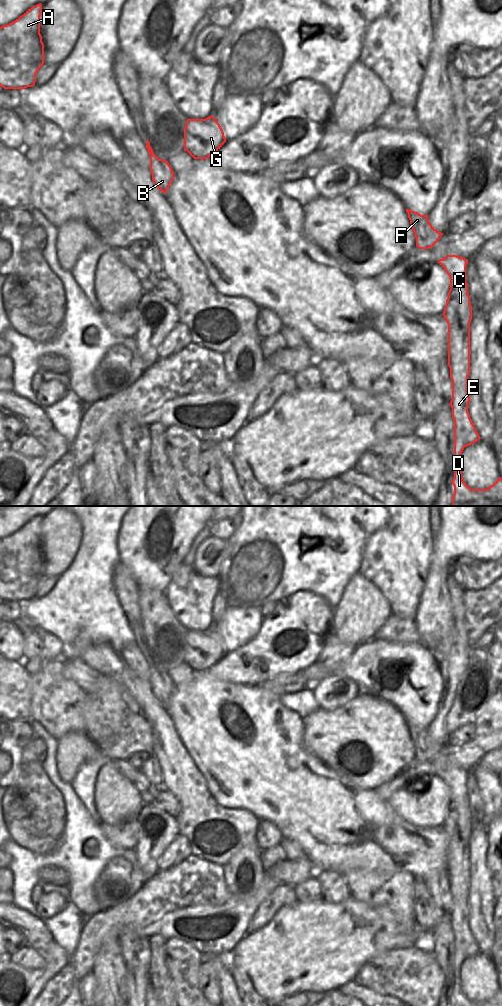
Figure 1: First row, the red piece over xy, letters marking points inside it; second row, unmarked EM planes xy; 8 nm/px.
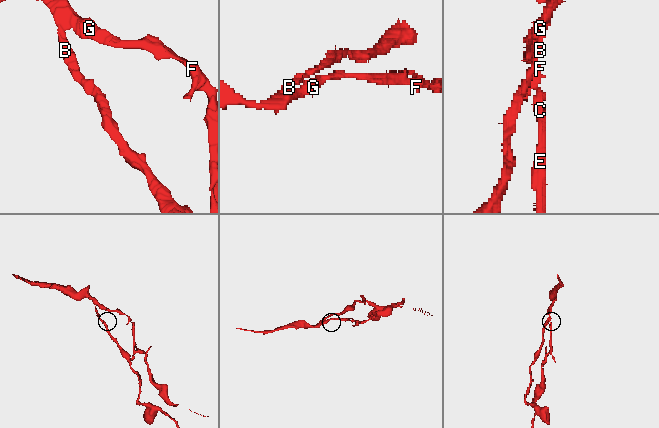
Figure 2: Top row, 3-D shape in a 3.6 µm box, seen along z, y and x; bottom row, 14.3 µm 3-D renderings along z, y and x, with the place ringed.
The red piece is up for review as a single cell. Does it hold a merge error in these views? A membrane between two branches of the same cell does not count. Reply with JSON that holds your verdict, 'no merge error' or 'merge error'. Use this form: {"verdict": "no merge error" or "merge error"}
{"verdict": "merge error"}

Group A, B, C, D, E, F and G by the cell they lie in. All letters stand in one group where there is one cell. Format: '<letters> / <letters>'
A C D E F G / B

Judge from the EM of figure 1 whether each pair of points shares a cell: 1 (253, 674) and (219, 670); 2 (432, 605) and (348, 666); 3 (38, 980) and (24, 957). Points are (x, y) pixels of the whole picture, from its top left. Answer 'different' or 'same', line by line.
1: same
2: different
3: different

